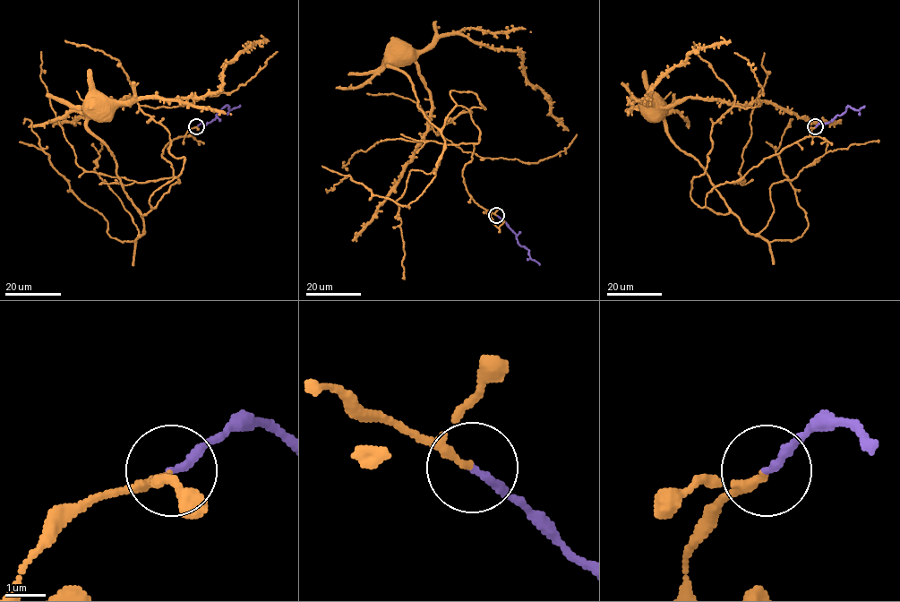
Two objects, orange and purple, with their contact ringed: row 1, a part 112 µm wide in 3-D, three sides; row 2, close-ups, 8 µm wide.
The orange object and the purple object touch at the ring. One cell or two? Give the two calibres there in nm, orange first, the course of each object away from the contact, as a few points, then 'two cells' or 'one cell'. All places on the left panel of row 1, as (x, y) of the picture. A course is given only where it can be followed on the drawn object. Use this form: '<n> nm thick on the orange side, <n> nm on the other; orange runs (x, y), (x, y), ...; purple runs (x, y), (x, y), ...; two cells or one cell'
120 nm thick on the orange side, 200 nm on the other; orange runs (196, 126), (165, 147), (161, 155), (179, 182), (143, 215), (124, 190), (109, 149), (87, 127), (96, 100); purple runs (196, 126), (212, 121), (226, 106), (230, 109), (240, 105); one cell

